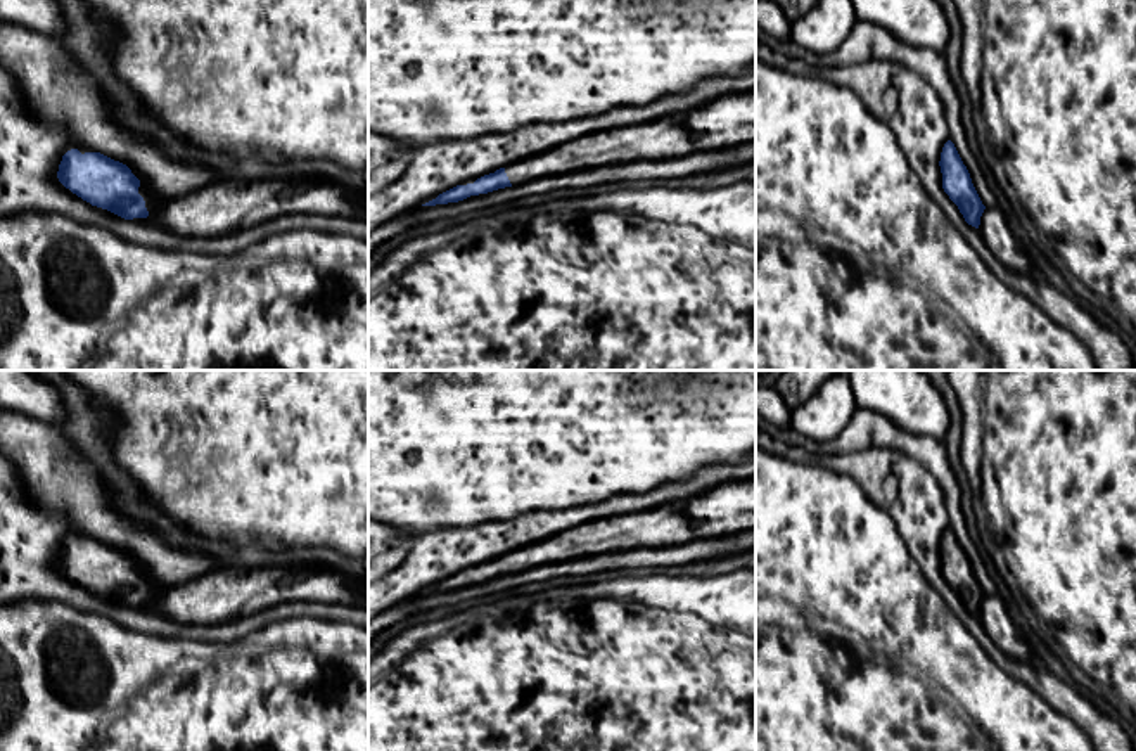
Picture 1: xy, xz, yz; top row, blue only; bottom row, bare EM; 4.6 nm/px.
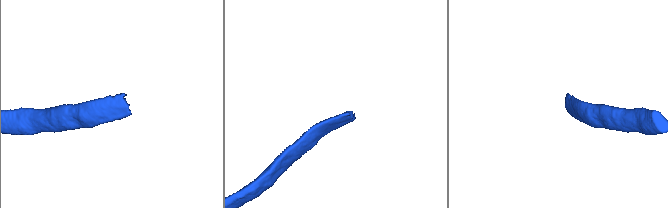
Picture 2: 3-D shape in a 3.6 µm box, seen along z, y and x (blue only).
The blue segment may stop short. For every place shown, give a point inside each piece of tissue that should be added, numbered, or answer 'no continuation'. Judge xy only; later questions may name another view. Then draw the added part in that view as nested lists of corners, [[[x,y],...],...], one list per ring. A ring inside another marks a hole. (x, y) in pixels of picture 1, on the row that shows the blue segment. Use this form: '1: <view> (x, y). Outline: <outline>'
1: xy (153, 201). Outline: [[[142,183],[142,185],[138,187],[138,194],[140,194],[140,196],[144,197],[144,201],[145,201],[145,208],[147,208],[147,211],[149,211],[149,216],[152,216],[152,215],[157,211],[157,208],[159,208],[159,204],[161,204],[163,201],[161,201],[157,196],[154,196],[145,183]]]

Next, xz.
1: xz (730, 120). Outline: [[[756,90],[718,97],[693,111],[584,135],[505,168],[512,185],[597,166],[680,159],[756,140]]]

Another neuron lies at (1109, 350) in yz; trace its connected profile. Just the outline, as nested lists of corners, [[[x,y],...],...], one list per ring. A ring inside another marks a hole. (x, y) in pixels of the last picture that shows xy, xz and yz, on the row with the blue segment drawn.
[[[1003,266],[996,277],[1070,331],[1089,350],[1098,370],[1136,370],[1124,336],[1100,324],[1079,299],[1060,292],[1034,272],[1018,273]]]

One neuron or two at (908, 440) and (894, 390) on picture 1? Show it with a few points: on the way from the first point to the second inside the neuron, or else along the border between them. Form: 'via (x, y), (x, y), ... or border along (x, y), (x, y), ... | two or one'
border along (868, 410), (886, 416), (899, 428), (943, 442) | two

